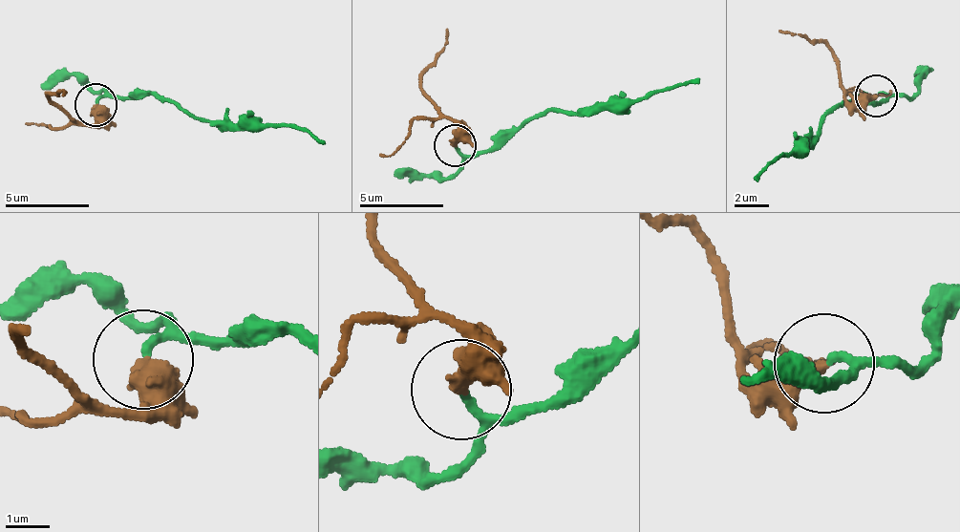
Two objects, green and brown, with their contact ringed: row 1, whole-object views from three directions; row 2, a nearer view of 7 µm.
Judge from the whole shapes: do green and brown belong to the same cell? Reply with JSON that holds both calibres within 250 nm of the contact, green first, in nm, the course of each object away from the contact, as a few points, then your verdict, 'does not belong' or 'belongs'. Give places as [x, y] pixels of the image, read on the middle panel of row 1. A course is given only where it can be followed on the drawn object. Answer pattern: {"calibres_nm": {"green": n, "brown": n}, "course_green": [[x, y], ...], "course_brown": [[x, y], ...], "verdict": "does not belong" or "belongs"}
{"calibres_nm": {"green": 130, "brown": 550}, "course_green": [[456, 148], [464, 155], [499, 152], [517, 132], [550, 111], [632, 105], [700, 77]], "course_brown": [[456, 144], [455, 119], [422, 85], [447, 44], [448, 27]], "verdict": "belongs"}

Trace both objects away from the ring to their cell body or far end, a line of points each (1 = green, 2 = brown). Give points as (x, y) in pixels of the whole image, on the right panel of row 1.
1: (879, 96), (886, 97), (876, 107), (857, 102), (826, 115), (820, 129), (797, 157), (784, 157), (752, 179)
2: (875, 96), (845, 98), (831, 54), (794, 34), (778, 29)

